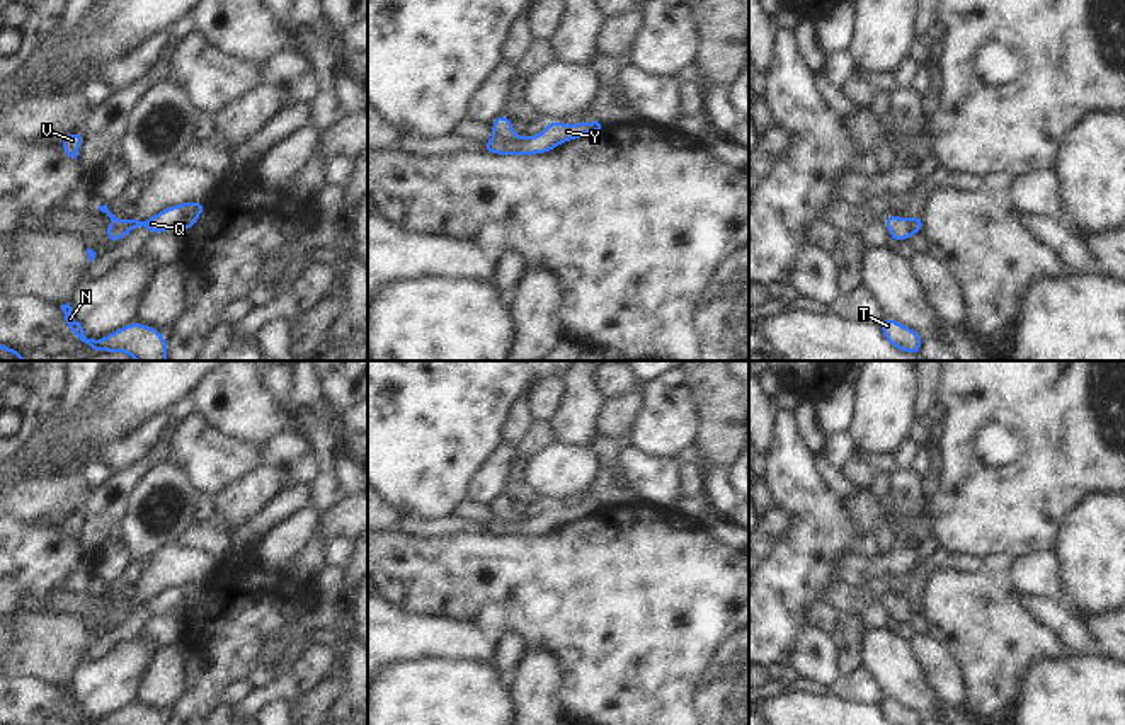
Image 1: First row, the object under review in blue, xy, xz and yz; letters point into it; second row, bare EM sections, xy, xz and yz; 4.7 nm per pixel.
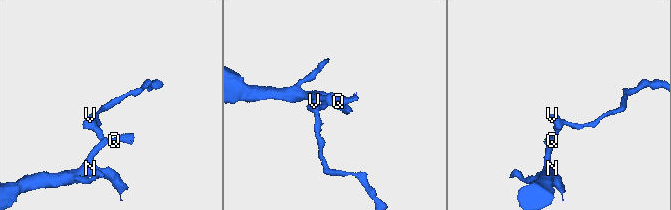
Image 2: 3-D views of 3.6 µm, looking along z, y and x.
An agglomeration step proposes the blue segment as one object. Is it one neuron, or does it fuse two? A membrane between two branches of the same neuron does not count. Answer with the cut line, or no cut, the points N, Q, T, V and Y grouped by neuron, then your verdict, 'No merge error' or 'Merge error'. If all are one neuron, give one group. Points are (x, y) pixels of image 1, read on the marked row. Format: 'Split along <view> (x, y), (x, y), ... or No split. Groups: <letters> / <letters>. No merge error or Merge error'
Split along xy (111, 222), (125, 222), (130, 230). Groups: N T / Q V Y. Merge error.

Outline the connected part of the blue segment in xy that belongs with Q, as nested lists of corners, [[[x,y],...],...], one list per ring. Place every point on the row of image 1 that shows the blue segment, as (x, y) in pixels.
[[[197,199],[189,203],[180,203],[175,206],[163,208],[155,216],[145,221],[134,216],[119,220],[107,209],[107,204],[99,206],[97,209],[106,213],[111,218],[111,223],[126,221],[129,225],[129,231],[136,230],[138,226],[143,226],[151,235],[158,235],[167,230],[179,230],[179,231],[191,230],[196,225],[197,218],[206,211],[206,204],[204,201],[197,201]]]

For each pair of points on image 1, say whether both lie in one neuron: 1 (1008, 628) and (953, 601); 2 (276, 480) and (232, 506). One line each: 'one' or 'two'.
1: one
2: one

